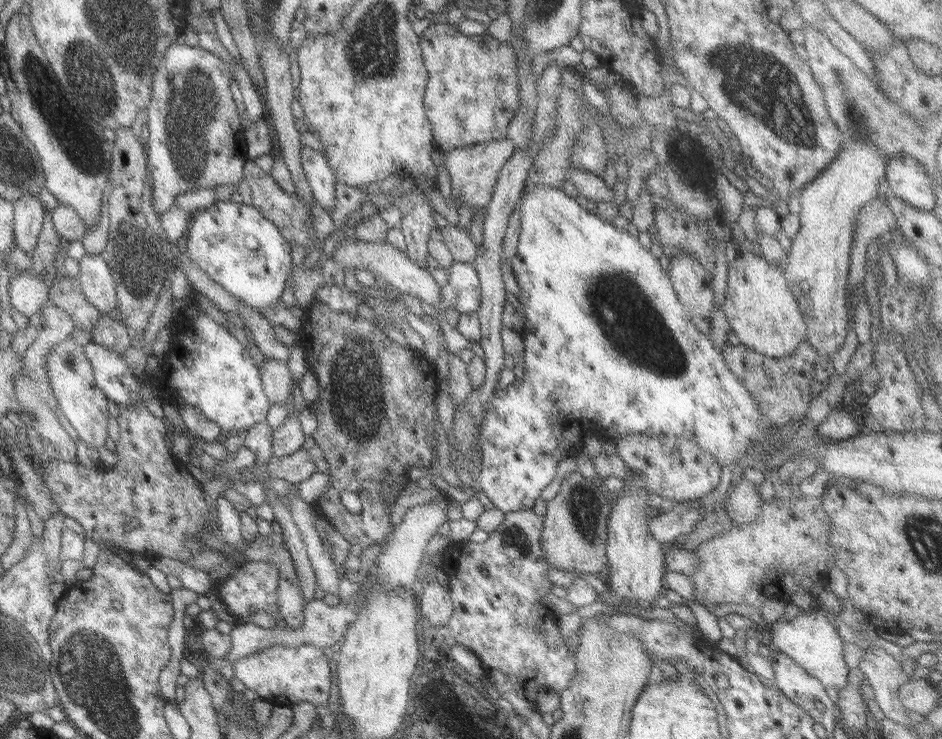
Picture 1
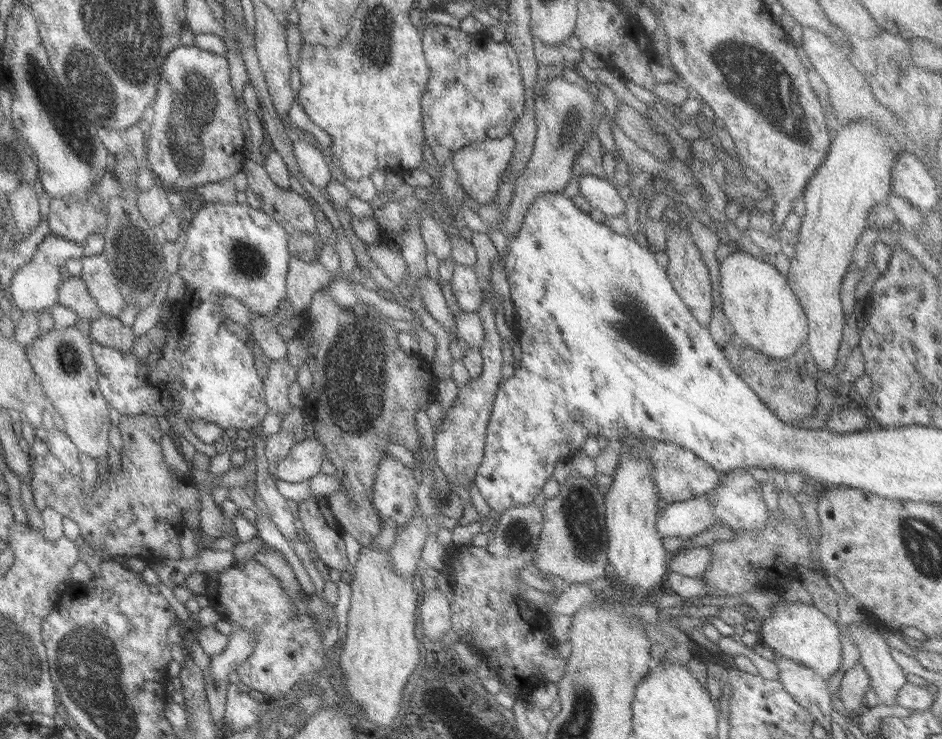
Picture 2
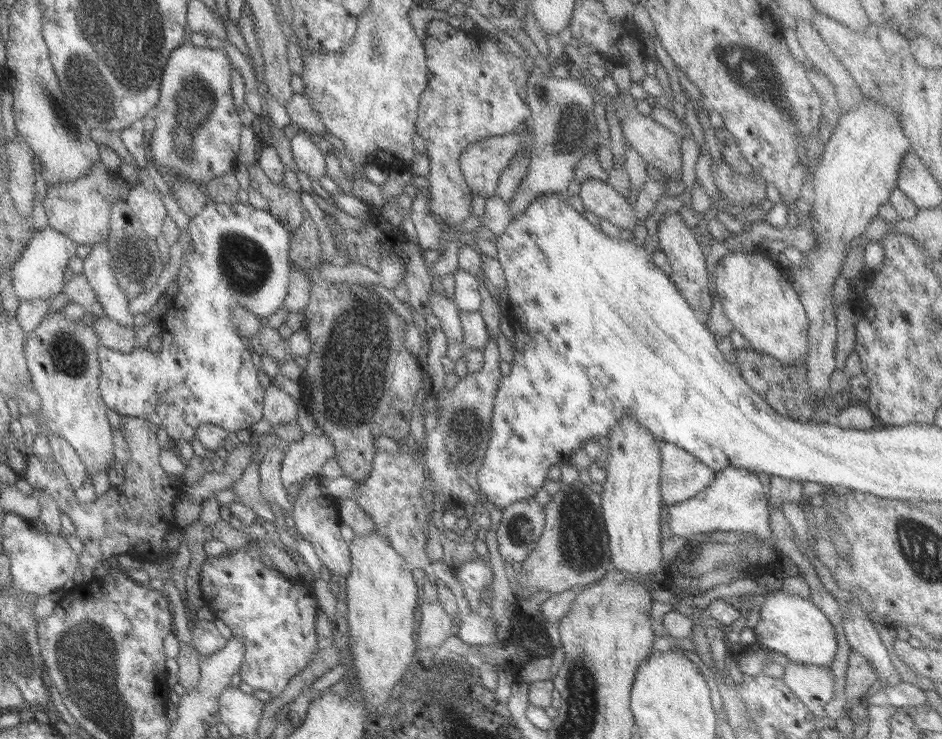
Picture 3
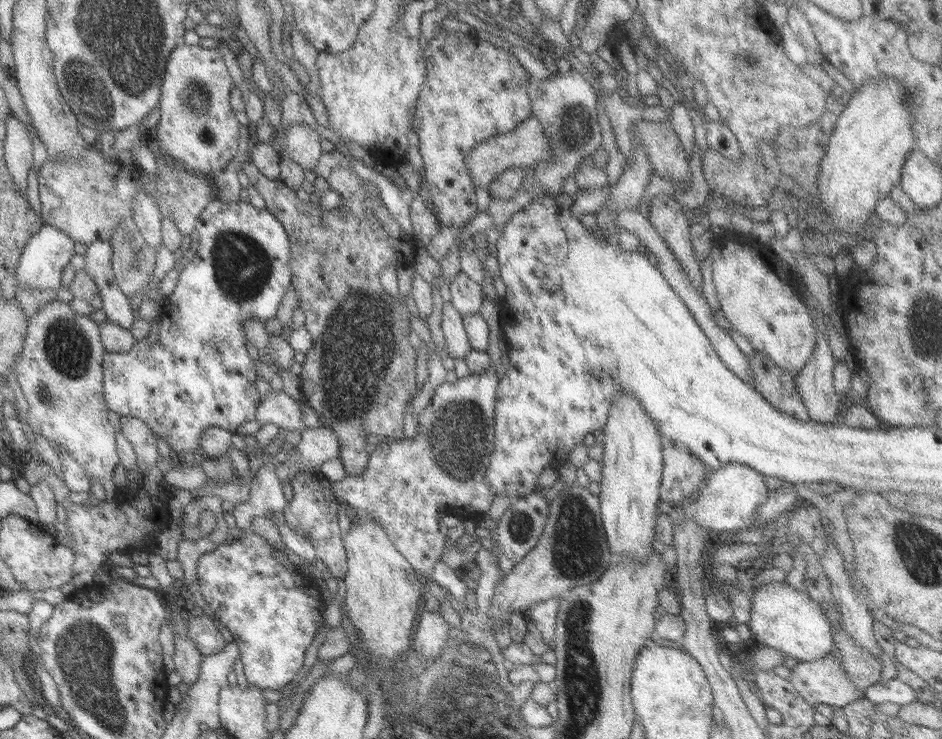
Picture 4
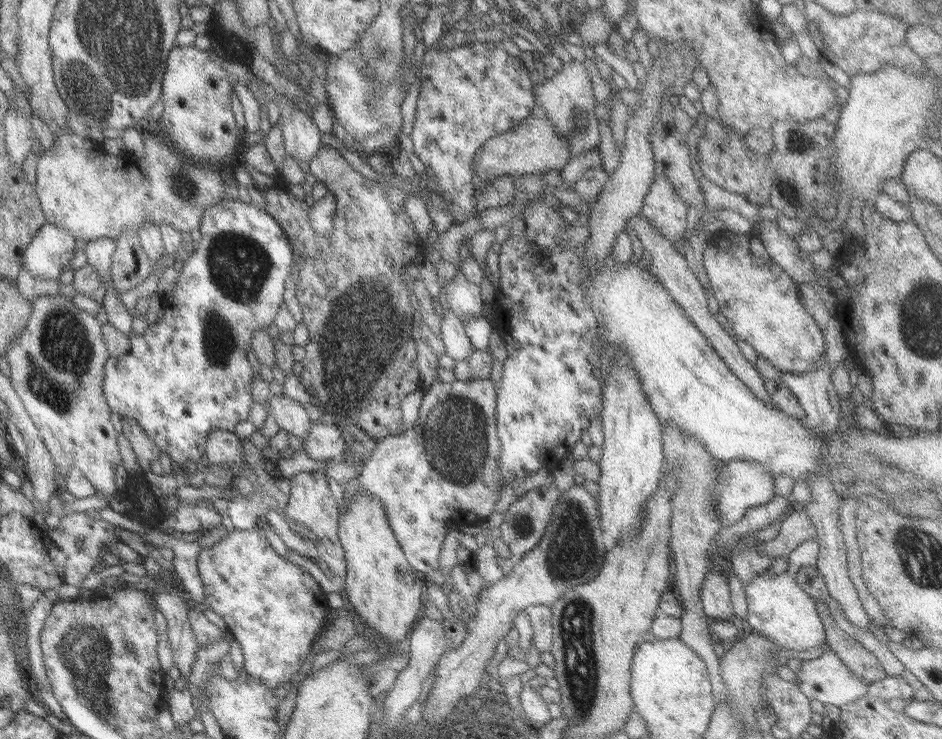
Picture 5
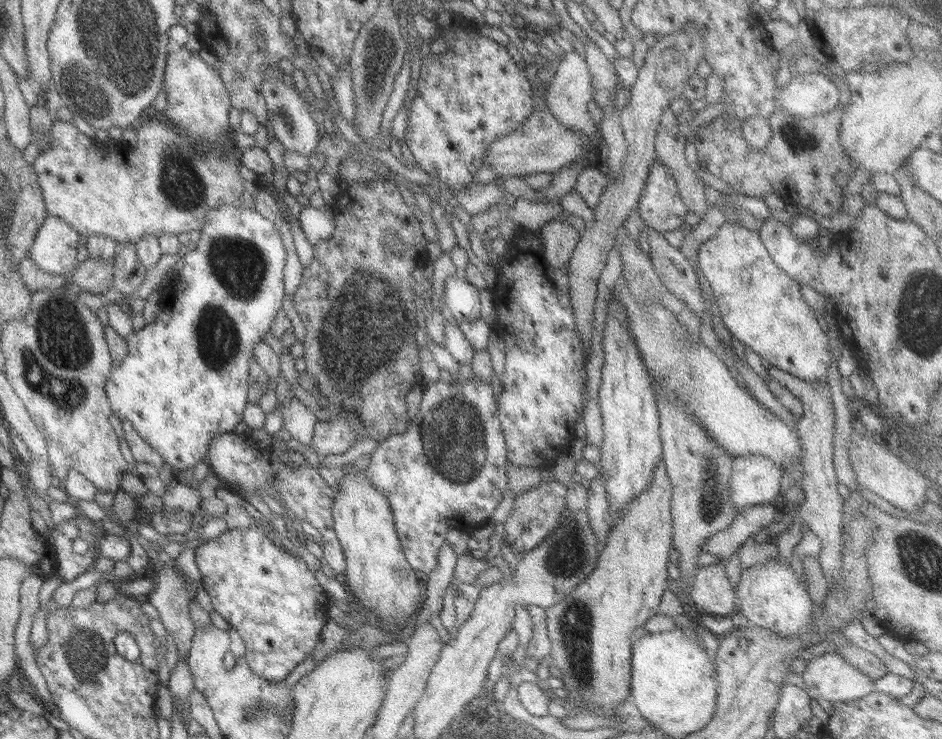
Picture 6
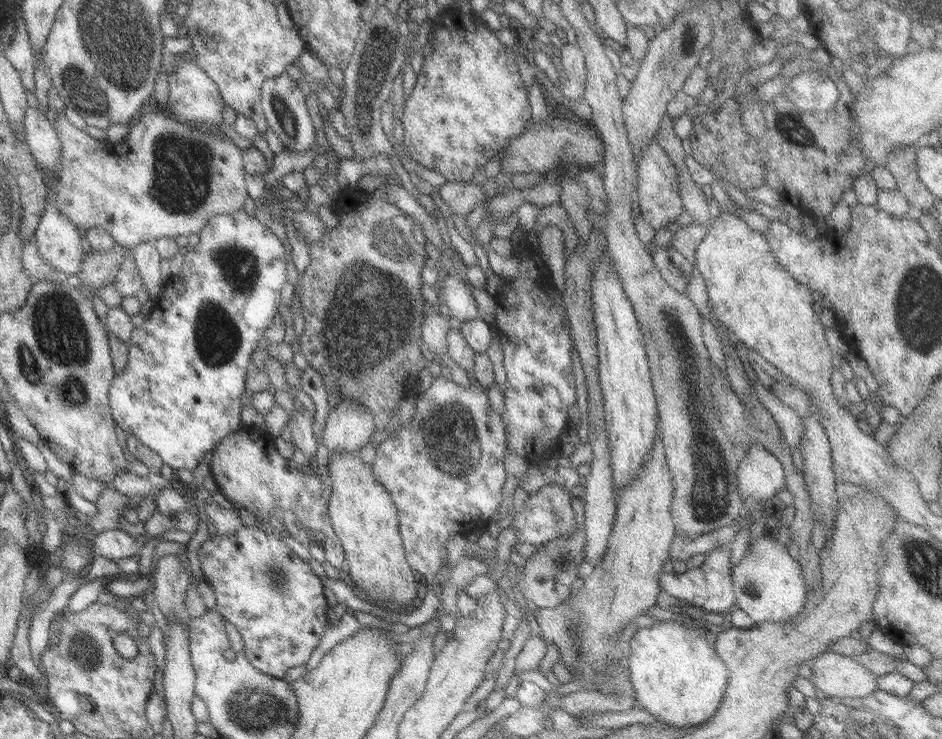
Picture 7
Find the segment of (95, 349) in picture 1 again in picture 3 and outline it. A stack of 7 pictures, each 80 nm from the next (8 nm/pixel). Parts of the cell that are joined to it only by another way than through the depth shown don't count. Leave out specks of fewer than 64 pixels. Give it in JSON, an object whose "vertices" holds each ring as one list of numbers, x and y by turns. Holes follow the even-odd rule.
{"vertices":[[209,201,201,208,199,214,195,214,195,216,189,219,186,231,189,234,190,245,180,258,179,271,176,275,177,295,168,300,167,311,158,319,162,325,159,352,151,353,149,348,141,348,136,345,128,353,117,352,101,345,97,345,96,348,99,367,98,391,101,401,106,408,115,411,119,416,141,418,149,421,149,424,153,424,155,428,164,428,167,437,172,440,173,444,177,444,179,440,191,444,195,439,195,428,199,428,201,424,211,424,227,433,235,433,237,430,248,430,250,425,261,420,263,390,257,383,257,370,253,367,253,362,251,357,249,357,250,351,243,345,230,321,230,308,232,306,243,307,261,320,273,314,275,310,282,307,291,270,290,260,288,259,288,234,286,228,283,228,283,225,278,220,275,220,275,217,271,216,271,214,263,210,255,210,249,204,243,205,238,202,235,205,227,205]]}

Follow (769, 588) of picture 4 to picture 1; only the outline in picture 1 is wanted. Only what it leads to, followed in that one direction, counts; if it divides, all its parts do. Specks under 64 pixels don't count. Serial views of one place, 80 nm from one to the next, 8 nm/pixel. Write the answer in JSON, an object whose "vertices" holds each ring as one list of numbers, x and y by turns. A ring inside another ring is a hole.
{"vertices":[[813,609,802,610,794,619,774,622,767,627,770,632,767,642,772,650,787,655,799,668,809,676,818,680,824,690,828,688,841,689,847,684,848,668,843,662,843,641,833,629,831,623,821,613]]}

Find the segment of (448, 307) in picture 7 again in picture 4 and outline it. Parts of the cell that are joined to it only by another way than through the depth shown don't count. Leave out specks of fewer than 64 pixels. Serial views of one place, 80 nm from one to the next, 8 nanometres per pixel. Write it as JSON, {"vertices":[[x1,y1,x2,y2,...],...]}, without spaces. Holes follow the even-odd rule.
{"vertices":[[459,273,448,284,450,290,450,303,461,315,477,313,481,306,480,286,469,280,467,276]]}

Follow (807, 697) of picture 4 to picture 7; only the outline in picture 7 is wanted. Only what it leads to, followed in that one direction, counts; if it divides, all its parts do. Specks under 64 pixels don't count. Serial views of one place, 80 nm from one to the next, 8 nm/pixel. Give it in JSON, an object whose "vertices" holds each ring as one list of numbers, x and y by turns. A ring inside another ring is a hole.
{"vertices":[[823,651,807,663,811,675,809,680,819,690,825,699,861,699,877,690,876,676,873,676,866,668,857,664,851,657,843,656,835,652]]}

